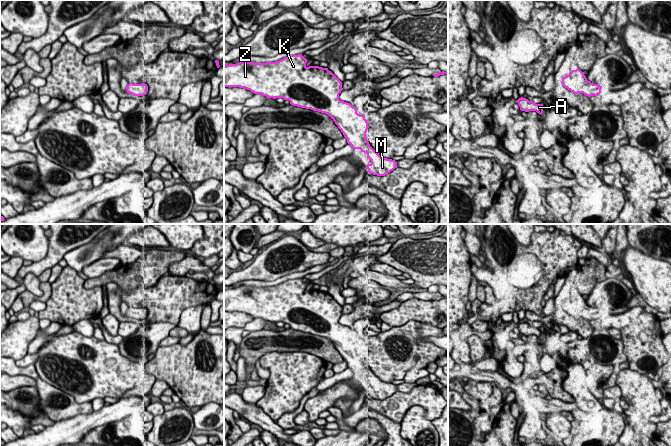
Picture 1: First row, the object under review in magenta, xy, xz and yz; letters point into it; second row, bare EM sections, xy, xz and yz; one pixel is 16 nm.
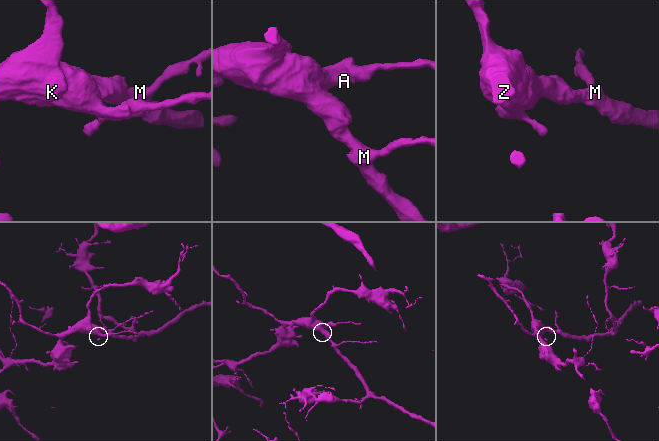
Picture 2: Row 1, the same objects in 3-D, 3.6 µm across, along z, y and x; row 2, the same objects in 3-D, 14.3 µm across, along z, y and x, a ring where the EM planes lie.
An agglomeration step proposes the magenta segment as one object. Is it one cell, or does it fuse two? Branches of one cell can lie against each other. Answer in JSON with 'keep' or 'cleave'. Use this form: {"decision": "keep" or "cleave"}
{"decision": "keep"}

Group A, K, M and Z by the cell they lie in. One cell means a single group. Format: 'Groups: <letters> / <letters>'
Groups: A K M Z

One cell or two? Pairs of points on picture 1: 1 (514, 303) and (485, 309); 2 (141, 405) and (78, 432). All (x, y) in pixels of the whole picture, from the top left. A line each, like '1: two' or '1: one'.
1: two
2: one

